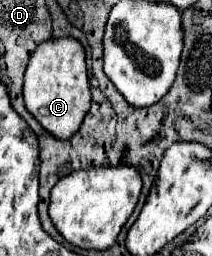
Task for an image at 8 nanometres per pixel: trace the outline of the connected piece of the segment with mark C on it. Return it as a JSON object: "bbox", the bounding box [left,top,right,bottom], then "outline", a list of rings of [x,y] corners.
{"bbox":[23,38,91,140],"outline":[[[51,38],[39,44],[39,48],[31,54],[31,60],[25,72],[23,98],[25,98],[25,108],[55,138],[69,140],[79,130],[91,104],[85,50],[79,44],[79,40]]]}

